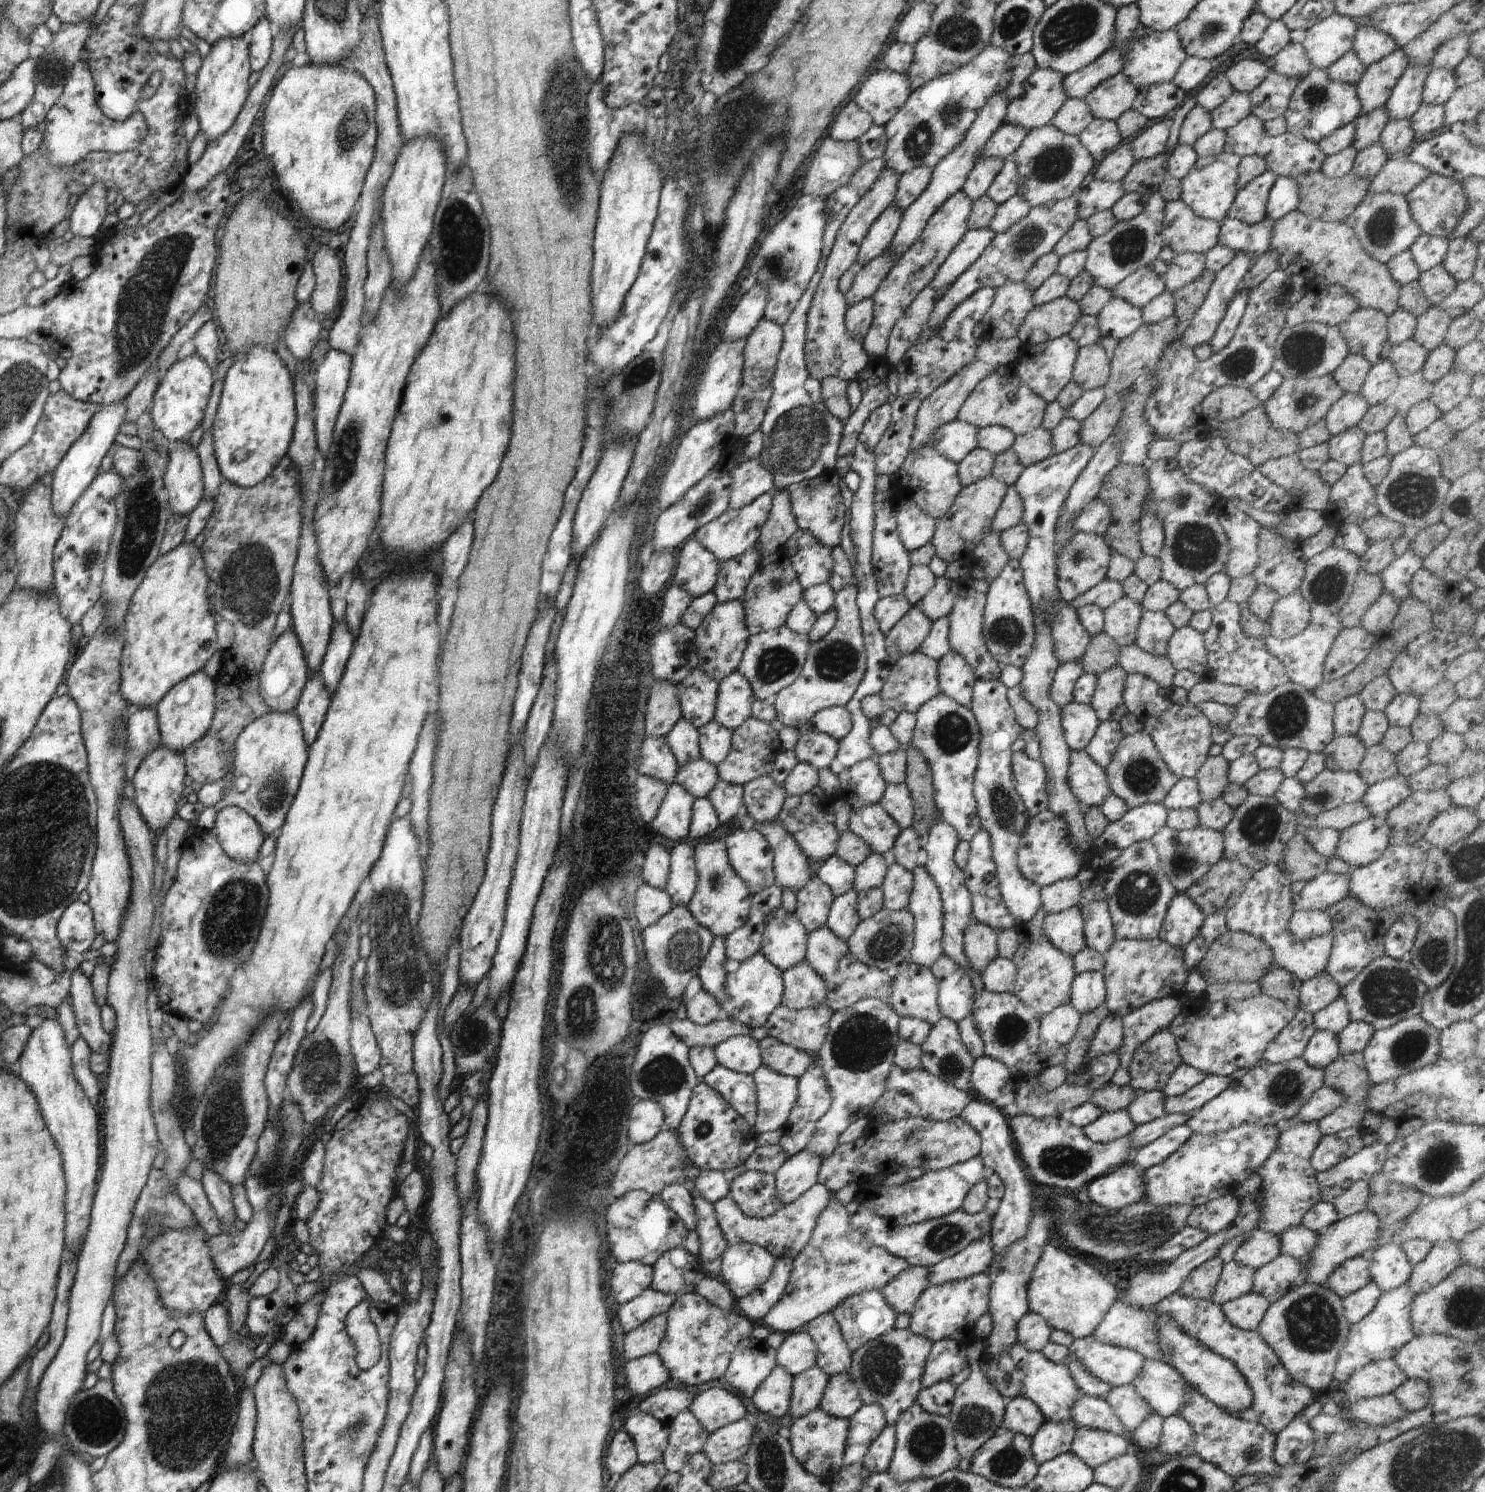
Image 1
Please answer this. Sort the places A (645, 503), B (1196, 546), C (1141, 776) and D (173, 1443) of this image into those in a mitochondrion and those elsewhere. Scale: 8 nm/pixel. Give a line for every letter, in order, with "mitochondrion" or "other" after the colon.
A: other
B: mitochondrion
C: mitochondrion
D: mitochondrion

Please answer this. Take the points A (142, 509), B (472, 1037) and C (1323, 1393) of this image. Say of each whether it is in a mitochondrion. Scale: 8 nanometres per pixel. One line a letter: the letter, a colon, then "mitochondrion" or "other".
A: mitochondrion
B: mitochondrion
C: other

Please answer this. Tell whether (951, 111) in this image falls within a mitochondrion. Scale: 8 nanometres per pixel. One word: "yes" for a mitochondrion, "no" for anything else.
yes

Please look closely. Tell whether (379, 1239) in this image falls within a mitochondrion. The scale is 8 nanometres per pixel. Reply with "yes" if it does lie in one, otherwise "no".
no

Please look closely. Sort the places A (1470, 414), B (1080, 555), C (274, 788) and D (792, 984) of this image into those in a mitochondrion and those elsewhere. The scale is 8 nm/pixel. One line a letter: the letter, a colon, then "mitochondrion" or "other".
A: other
B: mitochondrion
C: mitochondrion
D: other

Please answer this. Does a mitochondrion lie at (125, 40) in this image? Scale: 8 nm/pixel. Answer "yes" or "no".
no

